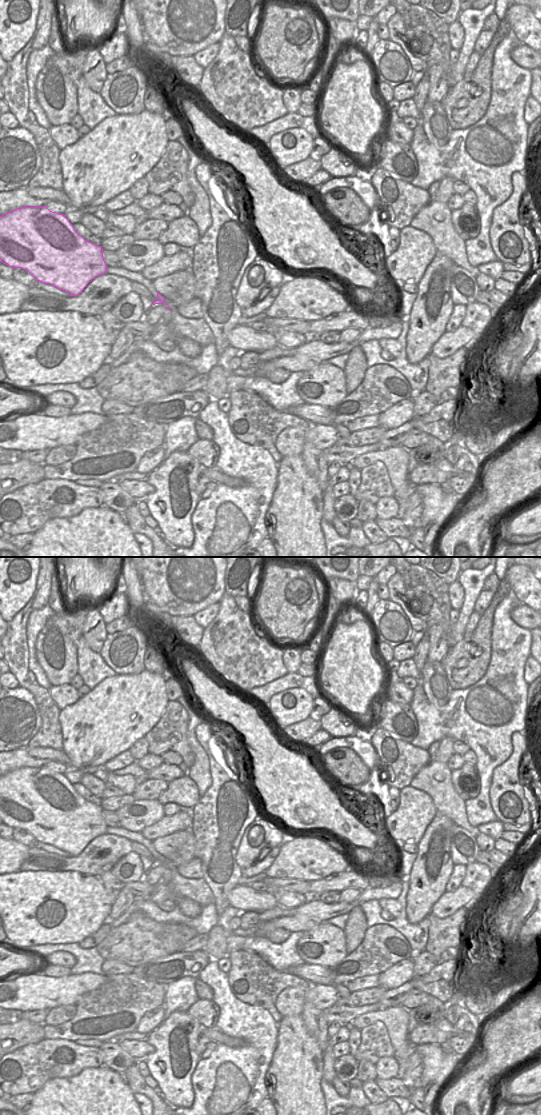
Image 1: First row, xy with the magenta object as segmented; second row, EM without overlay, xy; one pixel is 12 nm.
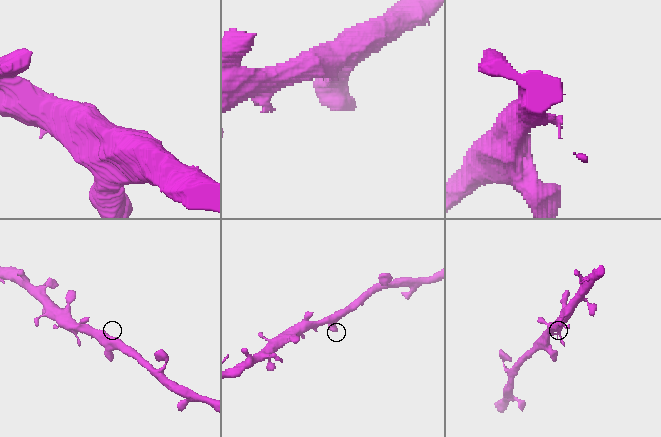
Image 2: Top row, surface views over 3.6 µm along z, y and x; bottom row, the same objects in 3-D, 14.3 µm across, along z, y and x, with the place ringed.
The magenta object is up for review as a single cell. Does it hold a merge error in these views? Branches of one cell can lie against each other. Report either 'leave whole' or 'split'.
split

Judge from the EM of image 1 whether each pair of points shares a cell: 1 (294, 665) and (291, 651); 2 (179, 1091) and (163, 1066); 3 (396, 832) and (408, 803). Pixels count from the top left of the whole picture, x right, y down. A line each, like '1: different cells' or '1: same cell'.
1: same cell
2: same cell
3: same cell

